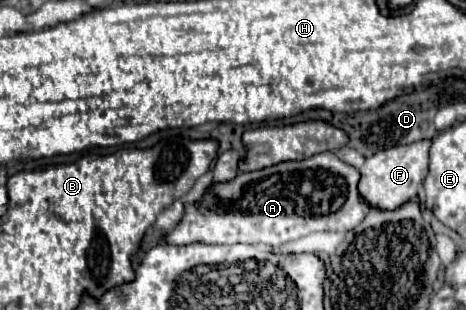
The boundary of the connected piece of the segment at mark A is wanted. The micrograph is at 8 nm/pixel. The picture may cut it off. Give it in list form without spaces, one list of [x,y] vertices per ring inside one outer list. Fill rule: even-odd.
[[[335,152],[315,154],[311,158],[299,162],[281,162],[269,168],[261,168],[255,172],[241,172],[229,182],[211,182],[203,194],[203,198],[195,204],[185,206],[183,218],[175,224],[171,232],[165,234],[167,244],[255,244],[267,242],[279,246],[289,240],[297,240],[311,232],[345,232],[359,226],[371,206],[361,198],[357,190],[361,174],[357,168],[343,162]]]

